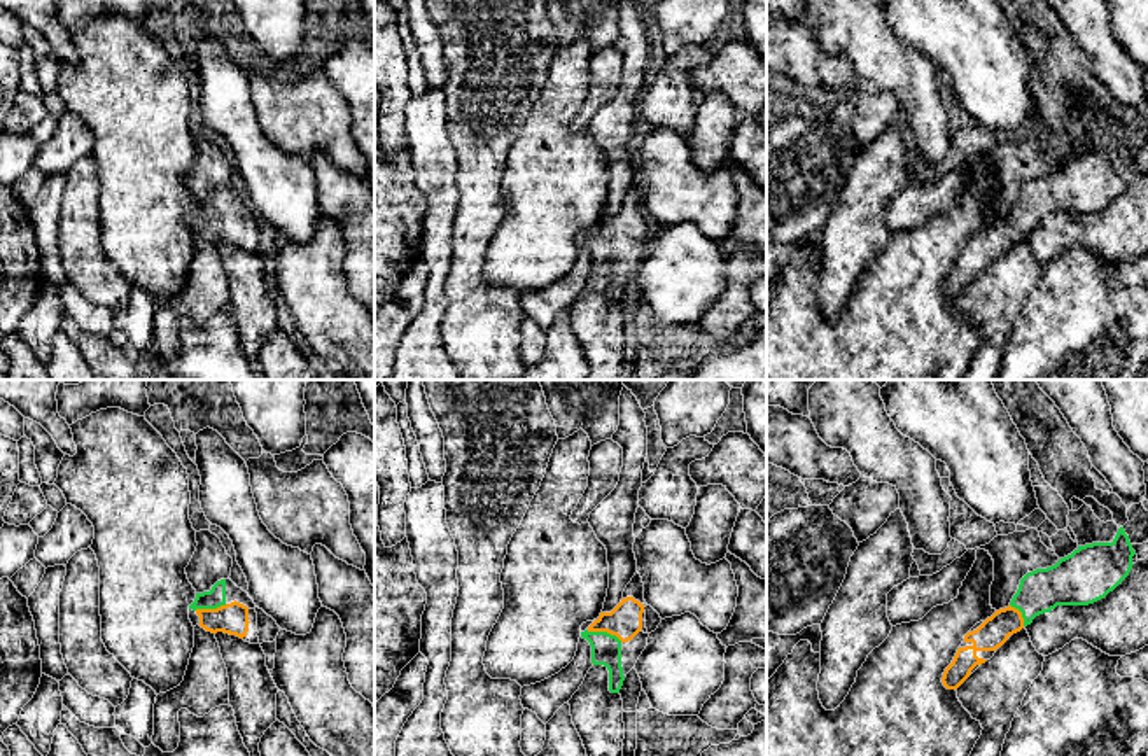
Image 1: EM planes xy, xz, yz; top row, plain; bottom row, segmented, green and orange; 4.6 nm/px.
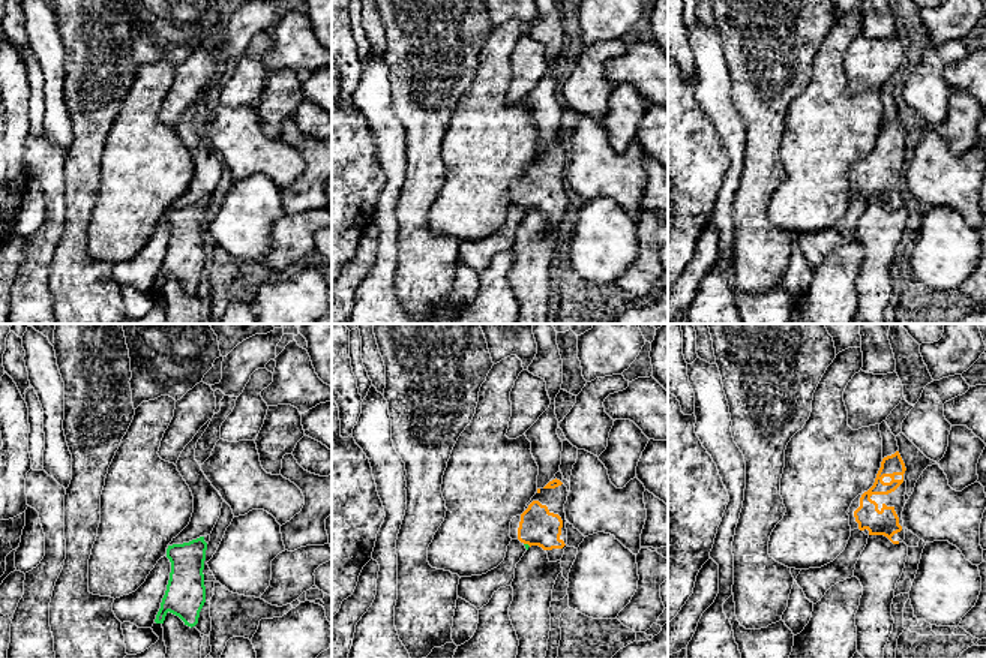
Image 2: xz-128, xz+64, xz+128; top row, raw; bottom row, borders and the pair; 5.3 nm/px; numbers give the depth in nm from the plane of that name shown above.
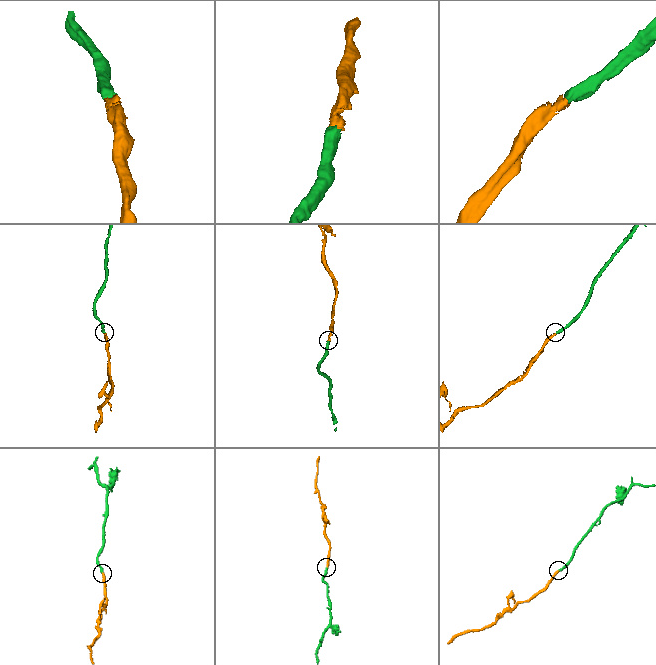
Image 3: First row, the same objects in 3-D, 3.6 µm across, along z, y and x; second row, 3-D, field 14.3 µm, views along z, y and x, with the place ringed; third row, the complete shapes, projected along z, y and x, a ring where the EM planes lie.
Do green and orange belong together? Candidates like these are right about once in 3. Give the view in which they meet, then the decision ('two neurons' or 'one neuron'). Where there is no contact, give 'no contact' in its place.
meets green in xz; one neuron

